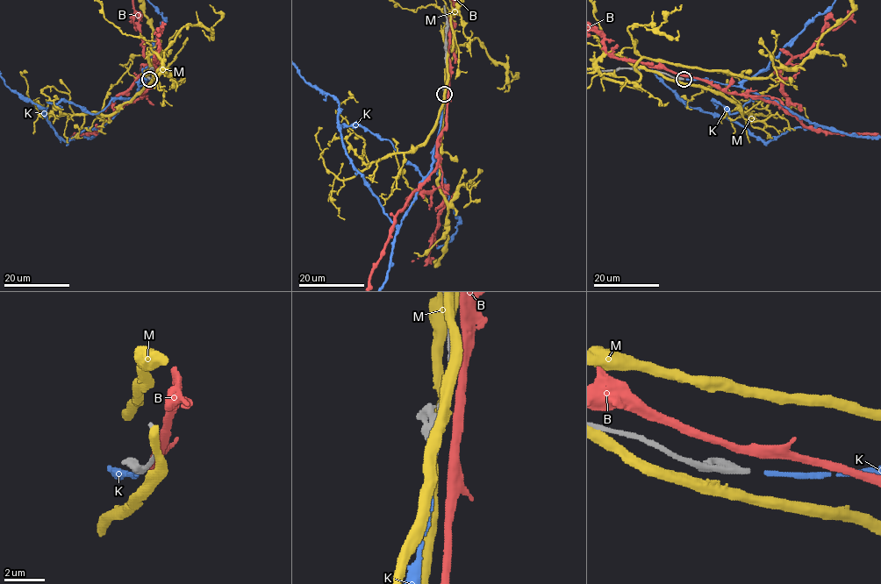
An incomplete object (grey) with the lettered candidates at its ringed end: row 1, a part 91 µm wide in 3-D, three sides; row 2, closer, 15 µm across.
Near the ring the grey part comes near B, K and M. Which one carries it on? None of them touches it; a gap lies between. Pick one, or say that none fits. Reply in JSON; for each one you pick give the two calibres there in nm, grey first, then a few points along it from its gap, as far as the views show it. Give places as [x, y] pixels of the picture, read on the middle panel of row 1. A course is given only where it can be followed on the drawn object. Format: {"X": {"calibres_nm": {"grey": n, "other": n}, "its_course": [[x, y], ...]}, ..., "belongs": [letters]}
{"K": {"calibres_nm": {"grey": 380, "other": 240}}, "belongs": ["K"]}

